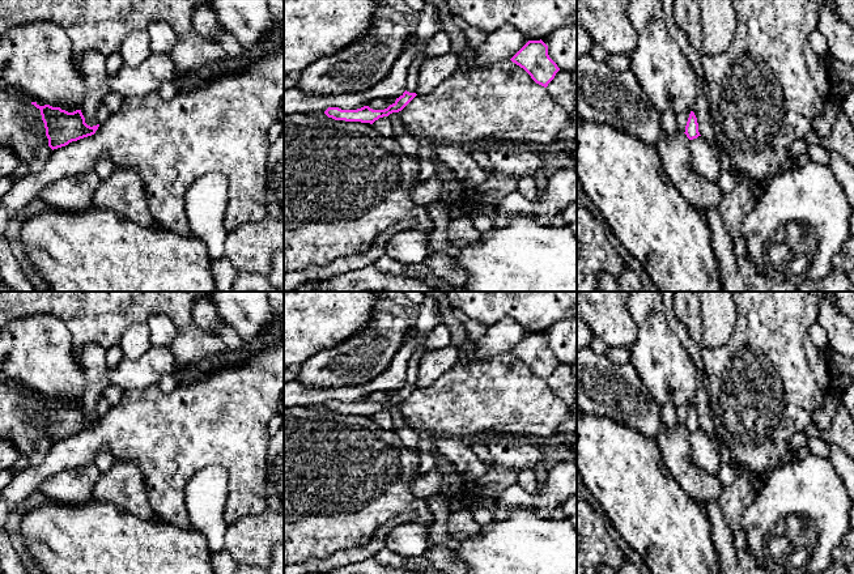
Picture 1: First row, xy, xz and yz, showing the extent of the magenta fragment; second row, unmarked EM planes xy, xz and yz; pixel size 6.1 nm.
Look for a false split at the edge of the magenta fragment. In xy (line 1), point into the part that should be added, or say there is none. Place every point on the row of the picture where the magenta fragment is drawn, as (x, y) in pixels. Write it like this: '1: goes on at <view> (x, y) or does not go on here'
1: does not go on here

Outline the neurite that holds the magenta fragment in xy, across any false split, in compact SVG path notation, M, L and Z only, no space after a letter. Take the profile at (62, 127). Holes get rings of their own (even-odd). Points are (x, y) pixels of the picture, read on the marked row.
M31 102L31 105L41 110L48 146L52 150L92 136L99 127L99 124L93 127L88 126L81 110L68 112L50 105L39 106L37 102Z

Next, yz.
M691 111L691 114L689 114L684 133L687 135L687 137L689 140L693 140L693 139L697 139L698 136L701 136L698 132L697 118L693 111Z

